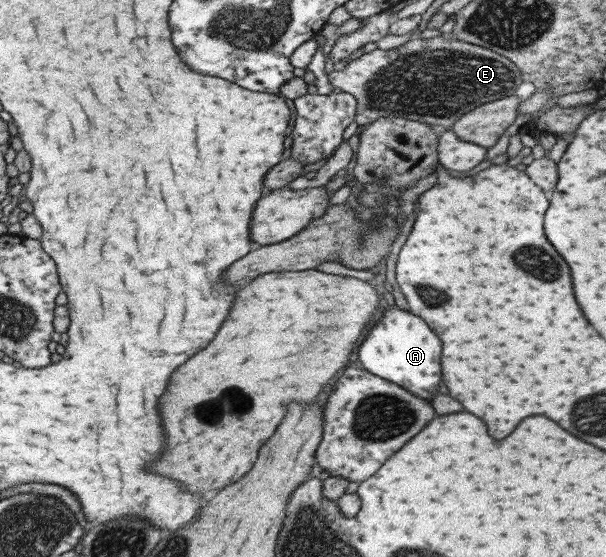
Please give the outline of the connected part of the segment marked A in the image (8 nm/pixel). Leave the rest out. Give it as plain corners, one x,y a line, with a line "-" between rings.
389,306
381,311
381,317
365,333
363,341
357,347
357,359
361,367
367,369
369,373
407,391
413,391
413,395
429,401
441,381
439,351
441,351
439,339
429,331
429,327
419,317
397,306

